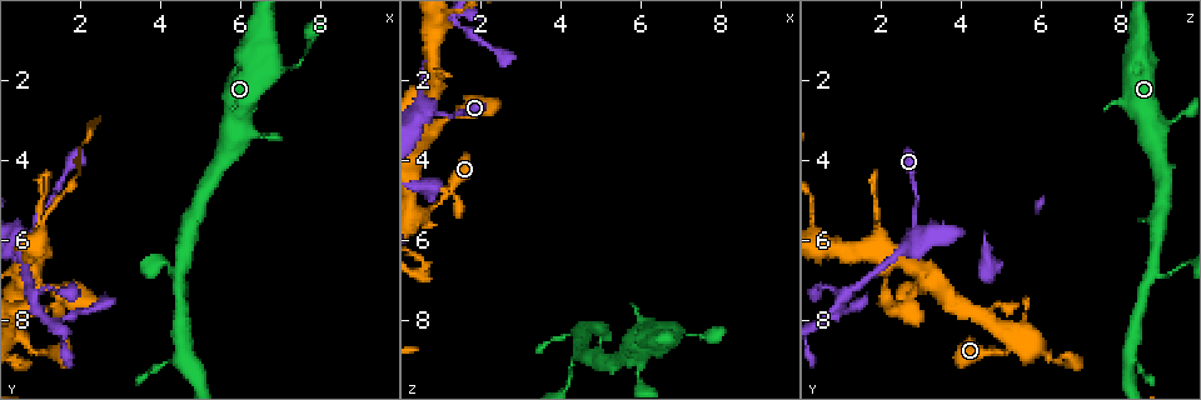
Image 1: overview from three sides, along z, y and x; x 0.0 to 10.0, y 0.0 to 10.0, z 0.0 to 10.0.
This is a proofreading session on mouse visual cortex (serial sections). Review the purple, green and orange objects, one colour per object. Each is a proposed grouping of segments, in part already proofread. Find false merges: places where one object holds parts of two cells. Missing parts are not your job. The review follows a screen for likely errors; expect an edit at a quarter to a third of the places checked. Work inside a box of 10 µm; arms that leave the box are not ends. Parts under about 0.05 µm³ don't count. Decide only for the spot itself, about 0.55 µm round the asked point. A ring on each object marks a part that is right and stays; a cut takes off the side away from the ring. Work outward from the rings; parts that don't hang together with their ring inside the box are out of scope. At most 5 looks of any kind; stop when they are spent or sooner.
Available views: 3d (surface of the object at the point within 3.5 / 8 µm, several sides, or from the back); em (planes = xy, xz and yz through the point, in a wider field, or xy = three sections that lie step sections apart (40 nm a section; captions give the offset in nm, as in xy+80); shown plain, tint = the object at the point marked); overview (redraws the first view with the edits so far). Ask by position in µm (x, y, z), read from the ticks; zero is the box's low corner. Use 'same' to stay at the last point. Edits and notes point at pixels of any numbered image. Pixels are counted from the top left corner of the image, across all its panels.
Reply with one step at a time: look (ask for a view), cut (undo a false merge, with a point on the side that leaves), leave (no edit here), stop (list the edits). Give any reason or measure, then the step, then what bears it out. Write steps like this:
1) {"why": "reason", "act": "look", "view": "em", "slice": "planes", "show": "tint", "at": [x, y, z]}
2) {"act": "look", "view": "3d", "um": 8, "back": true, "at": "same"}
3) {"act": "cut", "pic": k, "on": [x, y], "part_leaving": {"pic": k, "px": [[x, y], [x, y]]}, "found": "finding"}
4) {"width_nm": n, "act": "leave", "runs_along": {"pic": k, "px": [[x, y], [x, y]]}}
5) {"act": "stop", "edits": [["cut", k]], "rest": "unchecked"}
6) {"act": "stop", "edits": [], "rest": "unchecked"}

{"why": "arms part here", "act": "look", "view": "3d", "um": 3.5, "at": [4.50, 6.90, 8.75]}

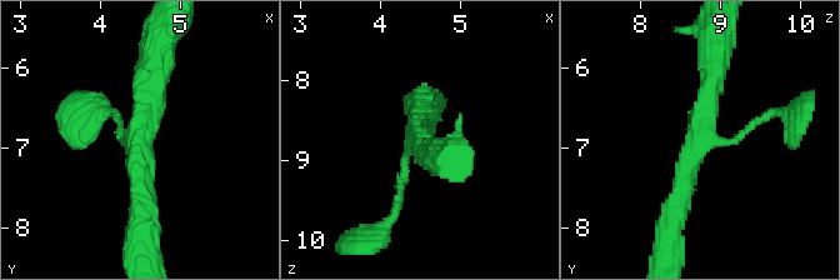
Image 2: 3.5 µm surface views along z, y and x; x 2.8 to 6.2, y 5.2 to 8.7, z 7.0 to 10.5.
{"arms": 3, "arm_widths_nm": [100, 250, 300], "act": "look", "view": "em", "slice": "xy", "step": 3, "show": "tint", "at": [4.50, 6.85, 8.80]}

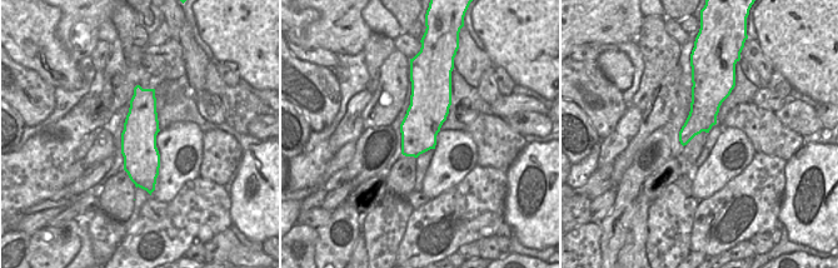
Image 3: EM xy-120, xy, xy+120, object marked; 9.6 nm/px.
{"act": "leave", "runs_along": {"pic": 2, "px": [[715, 54], [705, 128], [673, 215]]}, "found": "continuous, no second cell"}

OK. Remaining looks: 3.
{"act": "look", "view": "3d", "um": 3.5, "at": [0.70, 6.05, 2.85]}

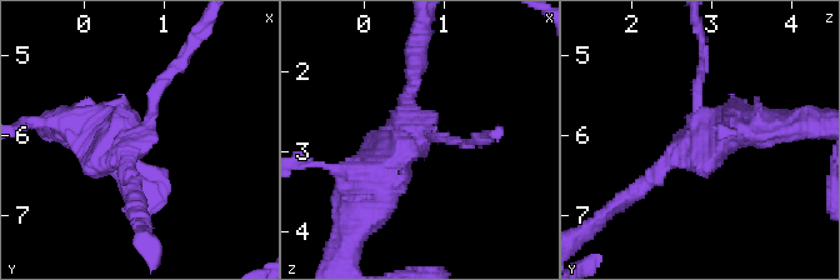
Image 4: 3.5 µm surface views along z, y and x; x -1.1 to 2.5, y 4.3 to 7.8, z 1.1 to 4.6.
{"why": "need the tissue", "act": "look", "view": "em", "slice": "planes", "show": "tint", "at": [0.65, 6.05, 2.75]}

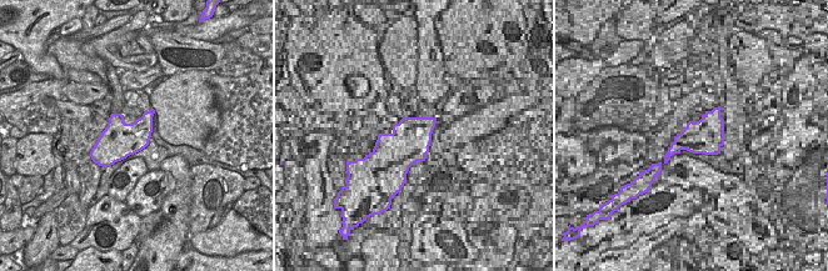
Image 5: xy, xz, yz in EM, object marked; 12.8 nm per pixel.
{"act": "leave", "runs_along": {"pic": 4, "px": [[700, 69], [694, 141], [633, 191]]}, "found": "continuous, no second cell"}

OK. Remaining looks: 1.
{"act": "stop", "edits": [], "rest": "unchecked"}

